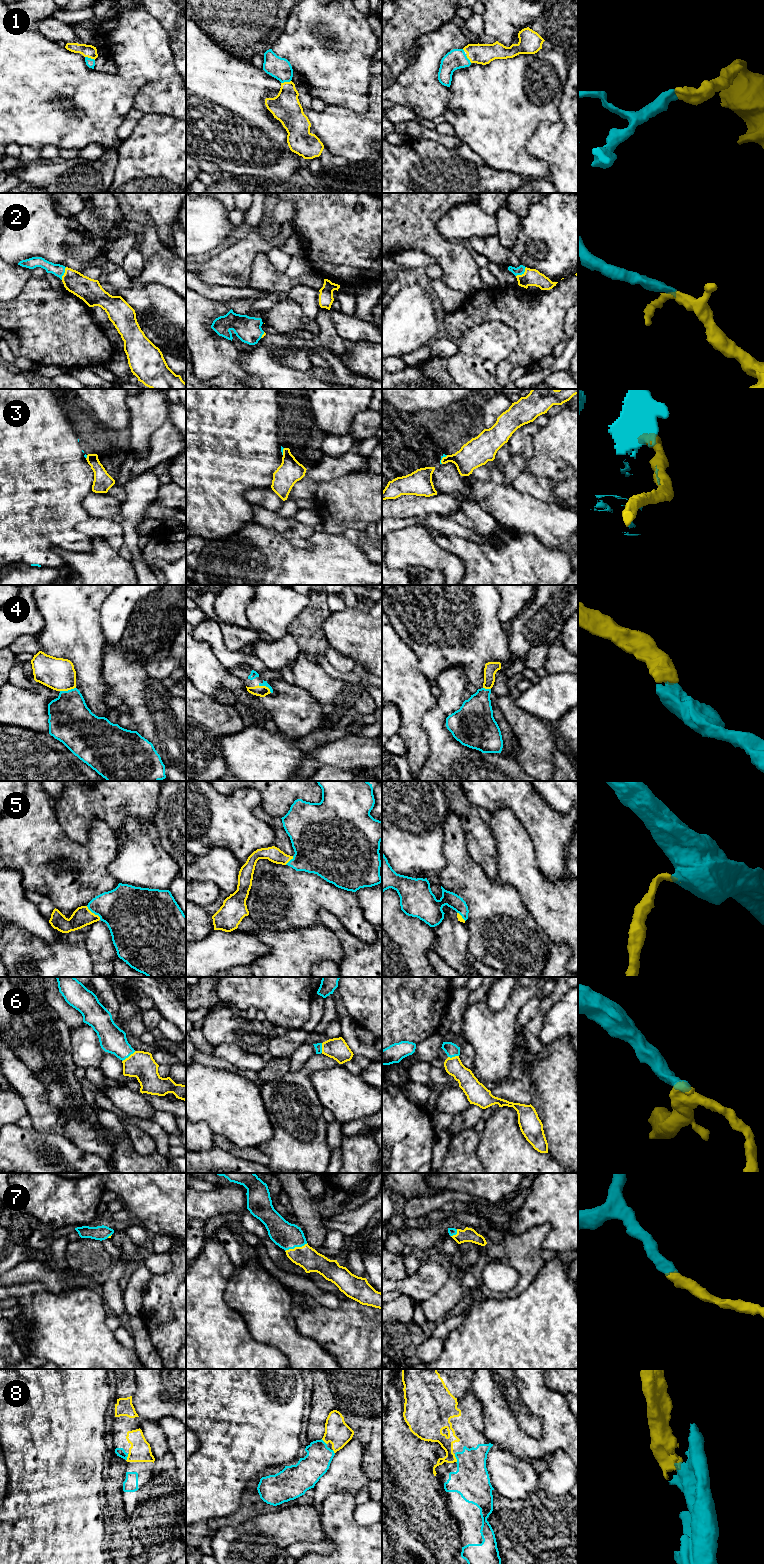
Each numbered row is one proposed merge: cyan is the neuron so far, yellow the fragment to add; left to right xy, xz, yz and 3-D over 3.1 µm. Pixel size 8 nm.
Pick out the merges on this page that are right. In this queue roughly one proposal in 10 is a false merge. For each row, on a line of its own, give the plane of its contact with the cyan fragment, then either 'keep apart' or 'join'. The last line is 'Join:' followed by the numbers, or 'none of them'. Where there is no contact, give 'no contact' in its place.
1: contact in xy; join
2: contact in yz; join
3: contact in yz; keep apart
4: contact in xy; join
5: contact in xy; join
6: contact in xy; join
7: contact in xz; join
8: contact in yz; join
Join: 1, 2, 4, 5, 6, 7, 8

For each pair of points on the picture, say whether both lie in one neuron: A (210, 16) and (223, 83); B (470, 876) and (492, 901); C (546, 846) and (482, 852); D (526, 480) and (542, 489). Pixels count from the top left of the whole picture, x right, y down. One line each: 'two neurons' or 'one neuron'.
A: two neurons
B: one neuron
C: two neurons
D: one neuron

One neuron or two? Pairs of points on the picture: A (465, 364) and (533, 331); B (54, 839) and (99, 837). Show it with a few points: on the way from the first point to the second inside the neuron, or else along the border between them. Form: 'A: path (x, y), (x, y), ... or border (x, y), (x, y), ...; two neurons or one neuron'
A: border (501, 321), (518, 339), (504, 358); two neurons
B: path (65, 849), (88, 848); one neuron

